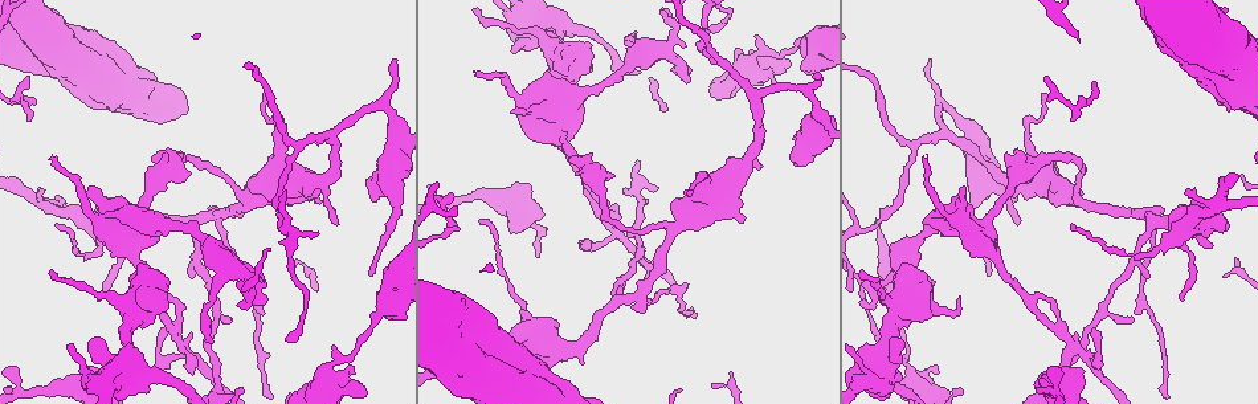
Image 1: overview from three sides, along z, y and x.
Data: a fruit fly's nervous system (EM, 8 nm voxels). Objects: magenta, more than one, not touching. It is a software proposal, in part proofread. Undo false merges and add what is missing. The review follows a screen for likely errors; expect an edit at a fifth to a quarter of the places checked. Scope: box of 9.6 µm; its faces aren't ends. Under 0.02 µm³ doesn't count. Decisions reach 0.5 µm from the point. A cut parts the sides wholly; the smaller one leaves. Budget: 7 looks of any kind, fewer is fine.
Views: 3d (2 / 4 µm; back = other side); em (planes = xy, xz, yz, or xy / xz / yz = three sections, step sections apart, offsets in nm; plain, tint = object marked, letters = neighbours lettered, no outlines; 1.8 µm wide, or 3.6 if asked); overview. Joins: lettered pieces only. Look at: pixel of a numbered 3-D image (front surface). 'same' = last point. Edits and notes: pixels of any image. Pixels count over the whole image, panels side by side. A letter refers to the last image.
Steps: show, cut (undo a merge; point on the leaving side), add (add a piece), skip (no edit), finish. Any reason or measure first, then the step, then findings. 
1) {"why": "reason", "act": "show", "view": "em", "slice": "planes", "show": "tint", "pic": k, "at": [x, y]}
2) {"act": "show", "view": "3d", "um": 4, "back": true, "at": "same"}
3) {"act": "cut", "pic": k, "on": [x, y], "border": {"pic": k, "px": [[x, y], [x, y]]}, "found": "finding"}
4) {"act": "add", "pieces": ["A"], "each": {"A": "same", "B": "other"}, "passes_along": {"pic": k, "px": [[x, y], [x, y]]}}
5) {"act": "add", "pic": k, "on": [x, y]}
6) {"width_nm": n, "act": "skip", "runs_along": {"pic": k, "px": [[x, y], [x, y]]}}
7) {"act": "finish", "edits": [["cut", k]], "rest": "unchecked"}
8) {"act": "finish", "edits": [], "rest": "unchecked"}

{"why": "thick end", "act": "show", "view": "3d", "um": 4, "pic": 1, "at": [892, 389]}

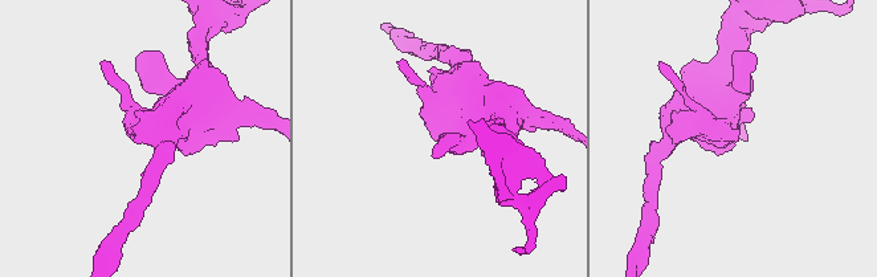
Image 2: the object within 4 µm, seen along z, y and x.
{"act": "show", "view": "em", "um": 3.6, "slice": "xy", "step": 4, "show": "letters", "pic": 2, "at": [433, 138]}

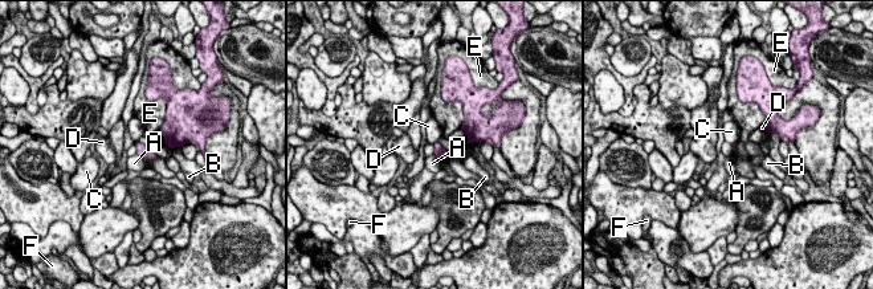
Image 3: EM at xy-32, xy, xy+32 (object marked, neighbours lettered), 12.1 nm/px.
{"act": "skip", "each": {"A": "other", "B": "other", "C": "other", "D": "other", "E": "other", "F": "other"}, "border": {"pic": 3, "px": [[166, 113], [166, 118], [158, 130]]}, "found": "no lettered piece goes on from it"}

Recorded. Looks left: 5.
{"why": "thin arm on a thick one", "act": "show", "view": "em", "slice": "planes", "show": "letters", "pic": 1, "at": [557, 125]}

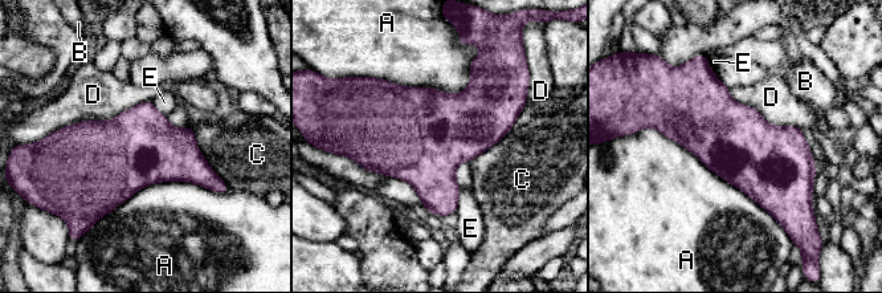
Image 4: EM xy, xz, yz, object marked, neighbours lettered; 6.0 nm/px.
{"width_nm": 460, "act": "skip", "each": {"A": "other", "B": "other", "C": "other", "D": "other", "E": "other"}, "border": {"pic": 4, "px": [[151, 100], [52, 133]]}, "found": "continuous, no second neuron"}

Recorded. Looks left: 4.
{"why": "branch stops here", "act": "show", "view": "3d", "um": 4, "pic": 1, "at": [690, 68]}

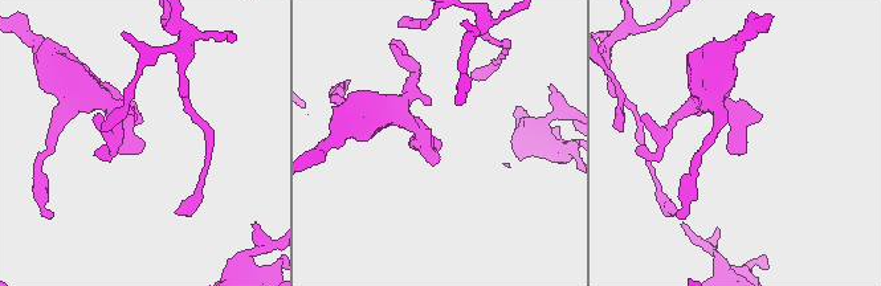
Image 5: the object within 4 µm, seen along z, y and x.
{"act": "show", "view": "em", "slice": "planes", "show": "letters", "pic": 5, "at": [145, 146]}

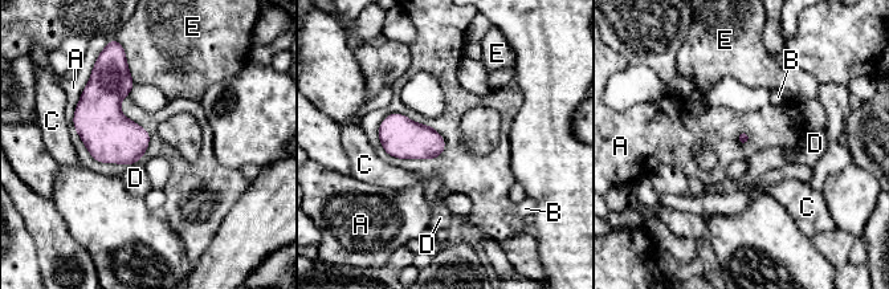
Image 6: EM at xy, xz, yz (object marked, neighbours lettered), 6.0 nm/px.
{"act": "skip", "each": {"A": "other", "B": "other", "C": "other", "D": "other", "E": "other"}, "border": {"pic": 6, "px": [[378, 126], [400, 113], [445, 147]]}, "found": "none of them fits"}

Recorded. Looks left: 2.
{"act": "finish", "edits": [], "rest": "unchecked"}

